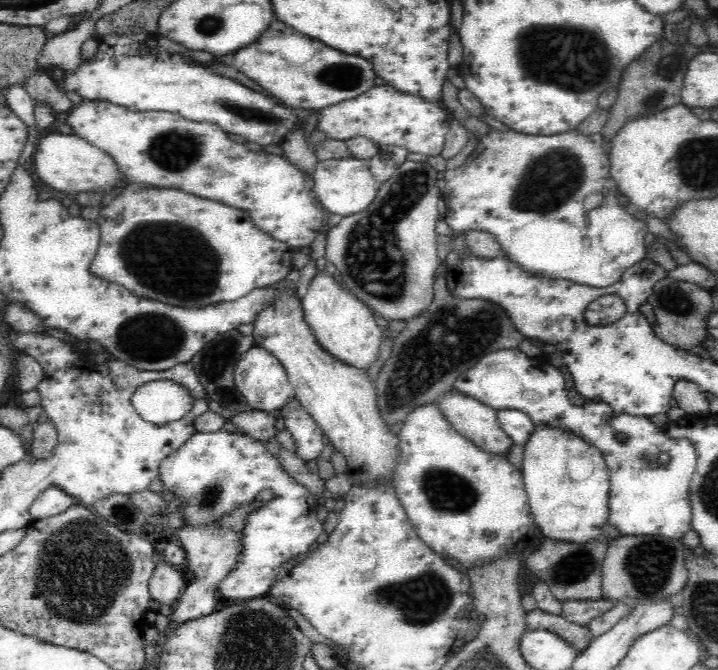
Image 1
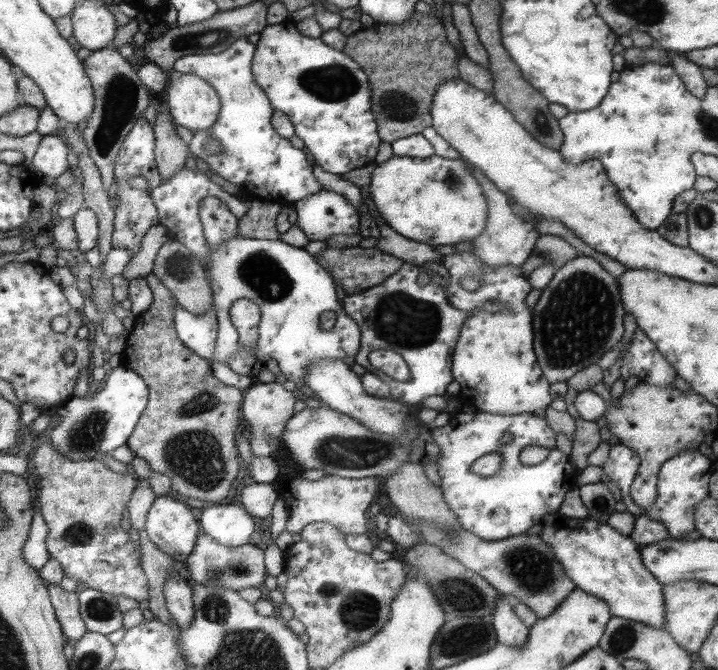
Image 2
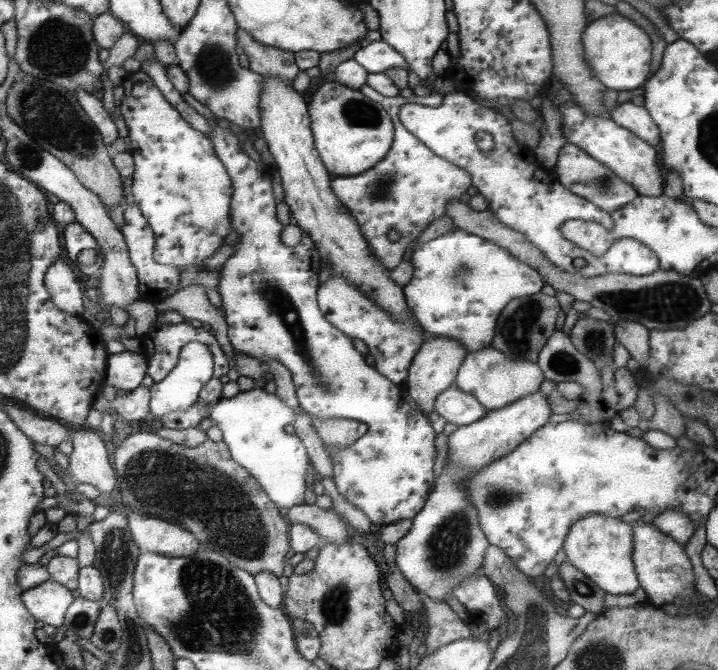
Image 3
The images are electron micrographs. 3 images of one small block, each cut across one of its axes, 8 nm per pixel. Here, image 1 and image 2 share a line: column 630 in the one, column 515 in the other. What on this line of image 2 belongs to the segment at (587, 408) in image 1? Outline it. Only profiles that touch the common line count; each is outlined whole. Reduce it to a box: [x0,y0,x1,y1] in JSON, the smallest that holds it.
[433,412,575,540]

